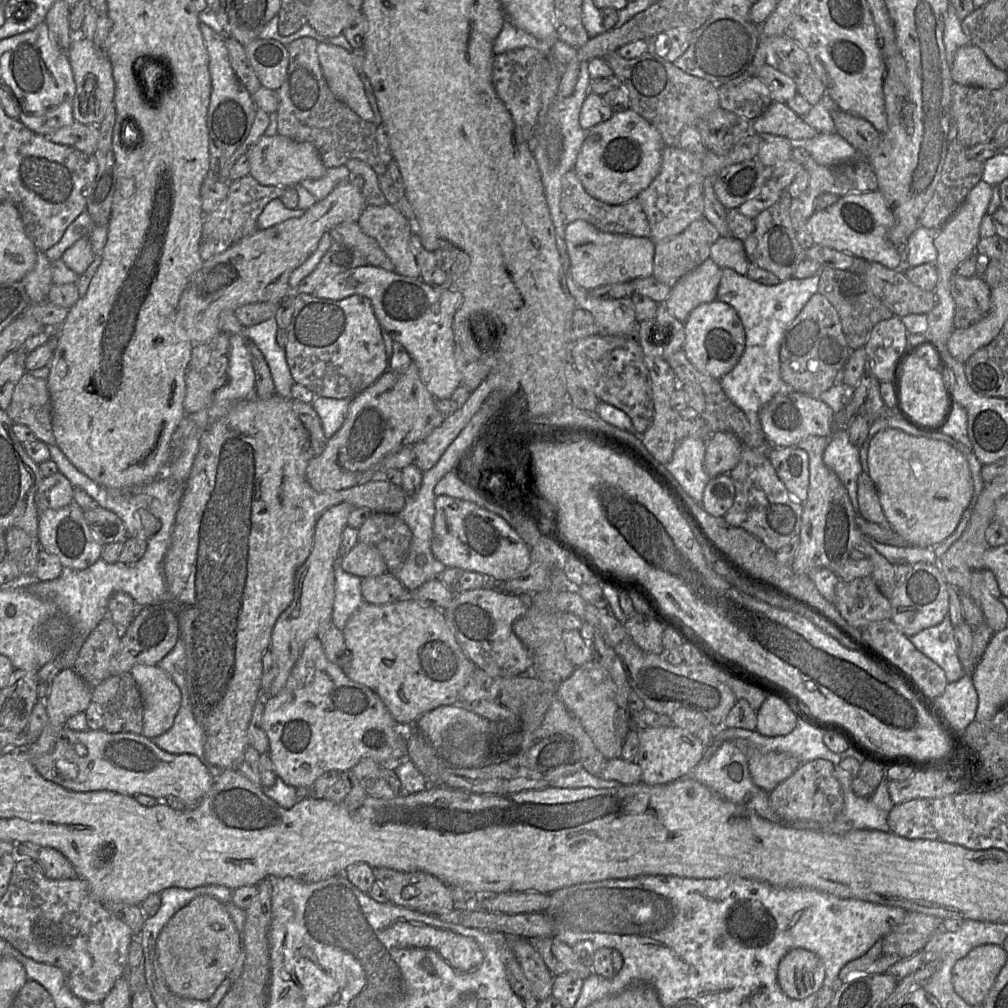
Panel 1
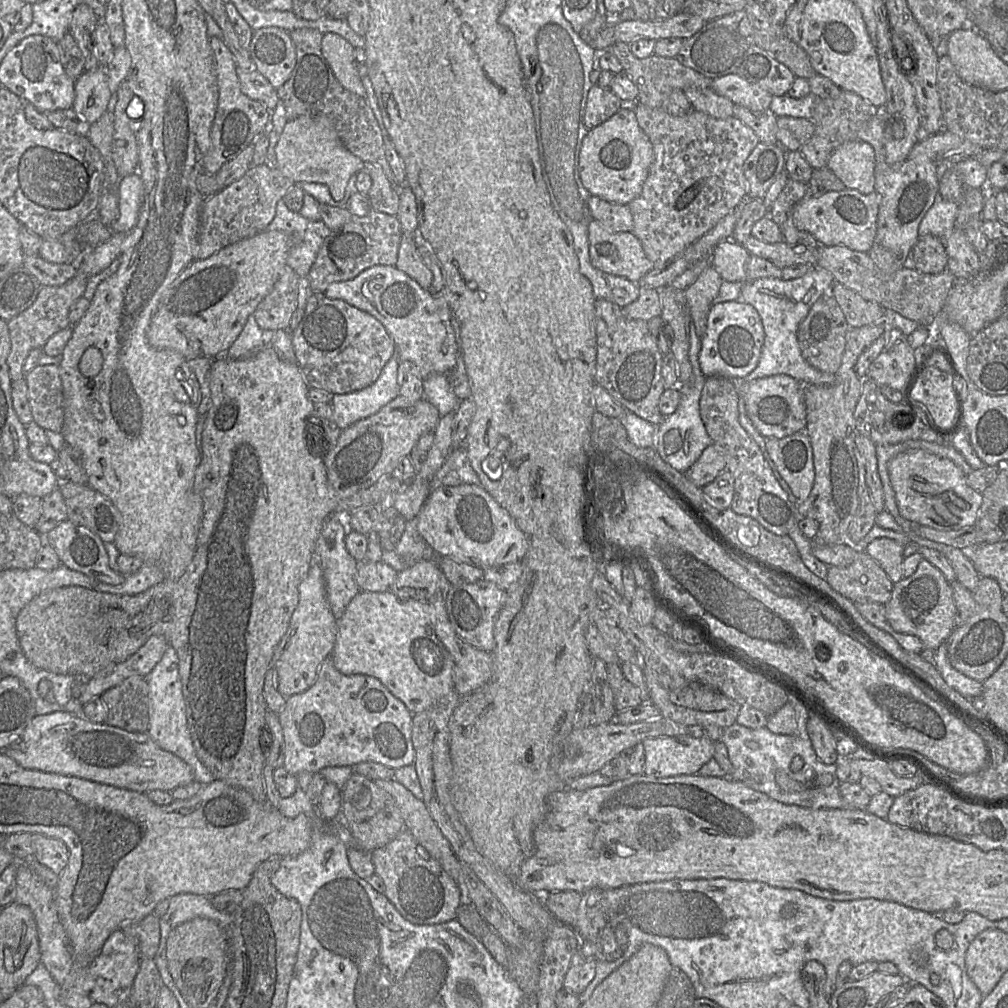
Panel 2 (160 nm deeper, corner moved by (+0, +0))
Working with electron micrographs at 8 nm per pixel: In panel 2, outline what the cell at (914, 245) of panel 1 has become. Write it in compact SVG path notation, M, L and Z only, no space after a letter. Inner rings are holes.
M938 193L934 203L925 213L919 227L919 237L932 234L944 238L954 229L958 204L944 200Z

